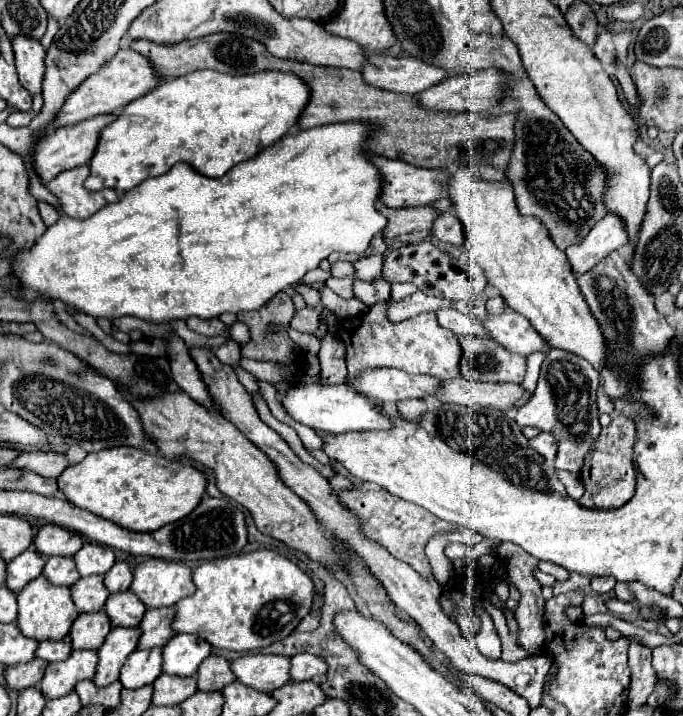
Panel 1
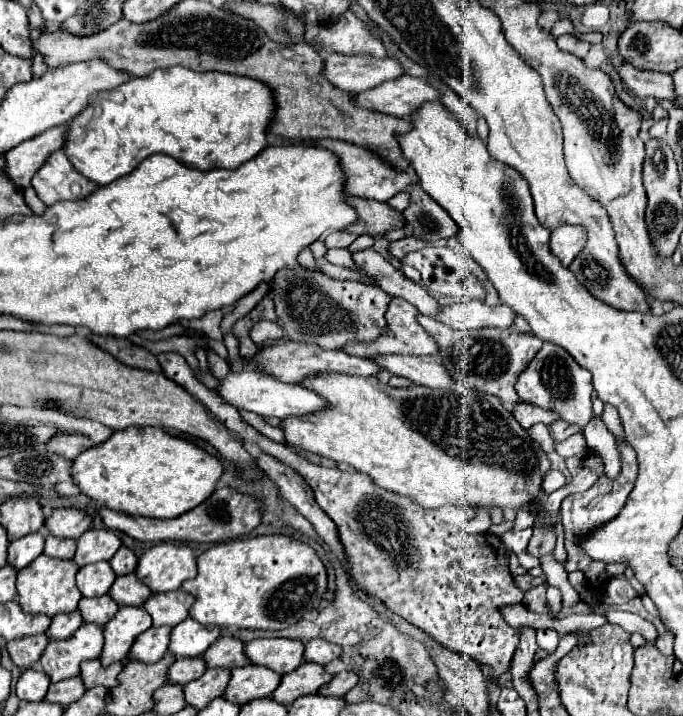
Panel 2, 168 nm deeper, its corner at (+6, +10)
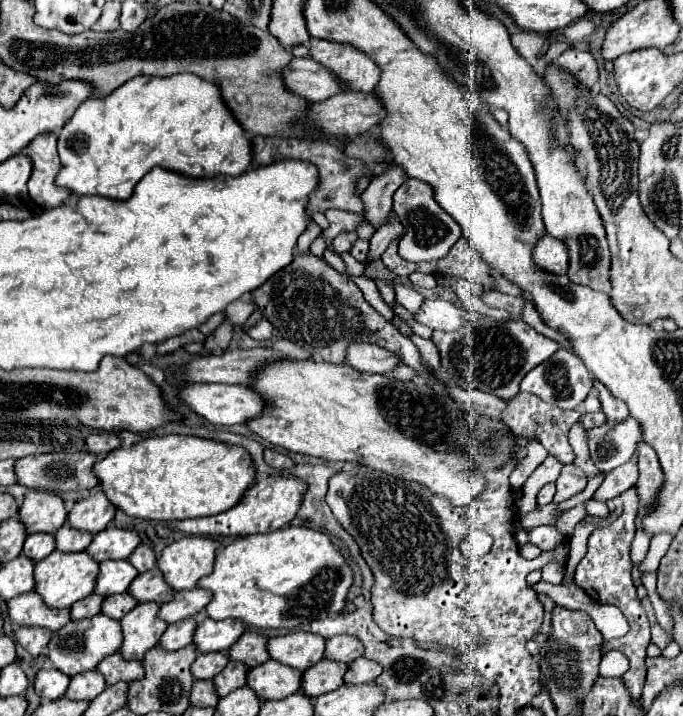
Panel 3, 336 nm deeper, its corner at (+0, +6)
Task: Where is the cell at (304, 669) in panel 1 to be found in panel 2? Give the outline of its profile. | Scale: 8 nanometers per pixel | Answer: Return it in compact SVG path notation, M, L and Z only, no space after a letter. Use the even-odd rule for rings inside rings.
M316 638L316 640L310 640L306 642L306 652L304 652L304 658L308 662L316 662L316 664L328 664L332 662L334 658L340 658L342 654L342 648L334 642L328 642L328 640L322 640L322 638Z

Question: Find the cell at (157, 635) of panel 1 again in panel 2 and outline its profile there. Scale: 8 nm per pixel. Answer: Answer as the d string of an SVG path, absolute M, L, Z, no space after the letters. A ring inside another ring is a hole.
M174 590L174 592L152 594L144 602L144 608L152 616L154 626L176 626L182 620L186 620L192 604L194 604L194 598L190 598L188 592Z

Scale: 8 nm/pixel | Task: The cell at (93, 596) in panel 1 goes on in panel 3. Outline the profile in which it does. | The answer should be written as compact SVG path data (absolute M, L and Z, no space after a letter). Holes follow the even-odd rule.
M106 560L100 562L100 572L96 578L94 594L98 596L112 596L126 592L130 582L138 576L128 560Z

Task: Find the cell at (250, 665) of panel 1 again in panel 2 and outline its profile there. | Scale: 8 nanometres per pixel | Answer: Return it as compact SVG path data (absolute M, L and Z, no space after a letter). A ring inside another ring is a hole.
M258 638L246 644L246 656L252 664L266 666L284 676L302 664L304 642L292 638Z

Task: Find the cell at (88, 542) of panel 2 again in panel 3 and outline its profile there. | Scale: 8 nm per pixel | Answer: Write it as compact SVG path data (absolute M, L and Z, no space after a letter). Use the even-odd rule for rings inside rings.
M106 528L104 532L98 532L90 546L86 548L88 556L96 562L104 560L124 560L132 554L132 550L140 544L140 538L132 530L120 530L120 528Z

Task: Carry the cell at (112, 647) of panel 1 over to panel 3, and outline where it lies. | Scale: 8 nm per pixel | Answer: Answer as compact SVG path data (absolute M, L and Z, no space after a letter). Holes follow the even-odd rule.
M144 602L130 610L122 620L122 648L120 654L124 660L142 660L144 654L156 646L160 634L166 630L166 622L158 614L160 604Z

